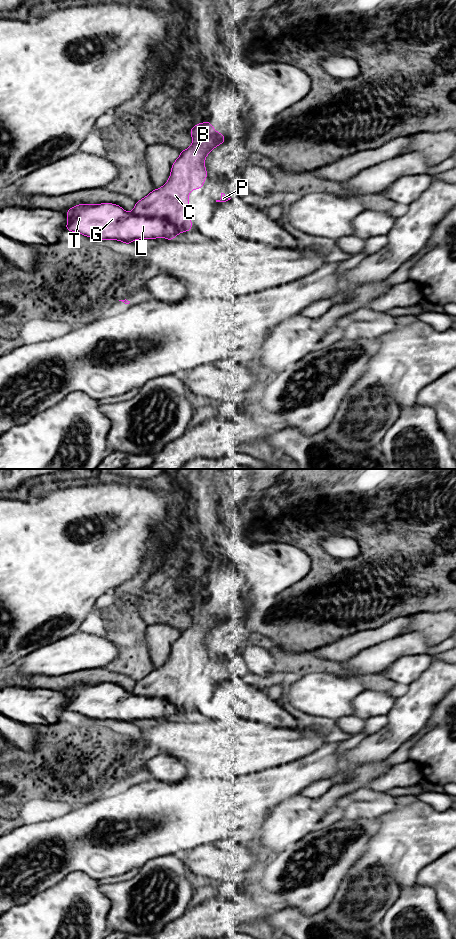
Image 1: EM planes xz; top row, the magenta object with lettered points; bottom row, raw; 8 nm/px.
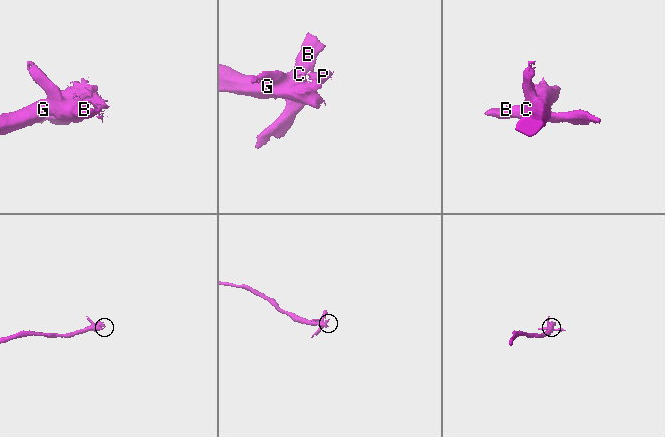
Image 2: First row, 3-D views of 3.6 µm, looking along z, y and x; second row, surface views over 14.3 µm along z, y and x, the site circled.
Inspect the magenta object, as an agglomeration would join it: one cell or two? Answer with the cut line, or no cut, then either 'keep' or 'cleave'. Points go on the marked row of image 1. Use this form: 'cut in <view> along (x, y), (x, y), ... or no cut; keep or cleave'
cut in xz along (131, 212), (137, 215), (163, 218), (184, 232); cleave

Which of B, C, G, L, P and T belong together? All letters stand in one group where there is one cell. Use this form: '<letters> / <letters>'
B C / G L P T

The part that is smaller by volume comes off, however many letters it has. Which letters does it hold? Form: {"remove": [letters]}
{"remove": ["B", "C"]}

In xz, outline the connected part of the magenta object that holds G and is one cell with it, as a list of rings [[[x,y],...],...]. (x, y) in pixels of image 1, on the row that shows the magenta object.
[[[114,203],[77,204],[65,211],[68,217],[65,230],[97,240],[118,240],[130,245],[134,240],[174,238],[182,231],[164,219],[137,216]]]

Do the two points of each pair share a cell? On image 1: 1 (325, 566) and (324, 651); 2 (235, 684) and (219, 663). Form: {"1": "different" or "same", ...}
{"1": "different", "2": "different"}

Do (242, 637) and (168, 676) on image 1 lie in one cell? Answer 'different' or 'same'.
same

